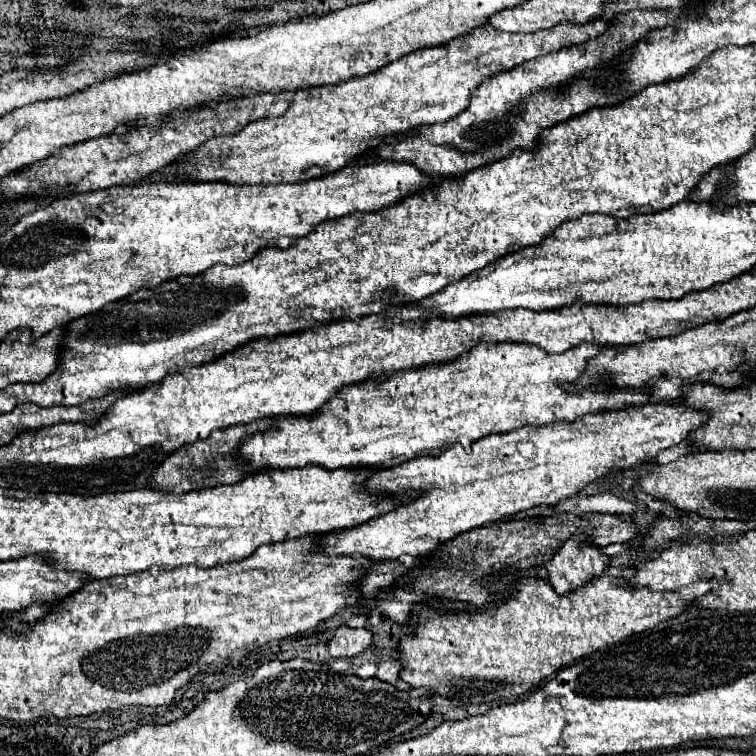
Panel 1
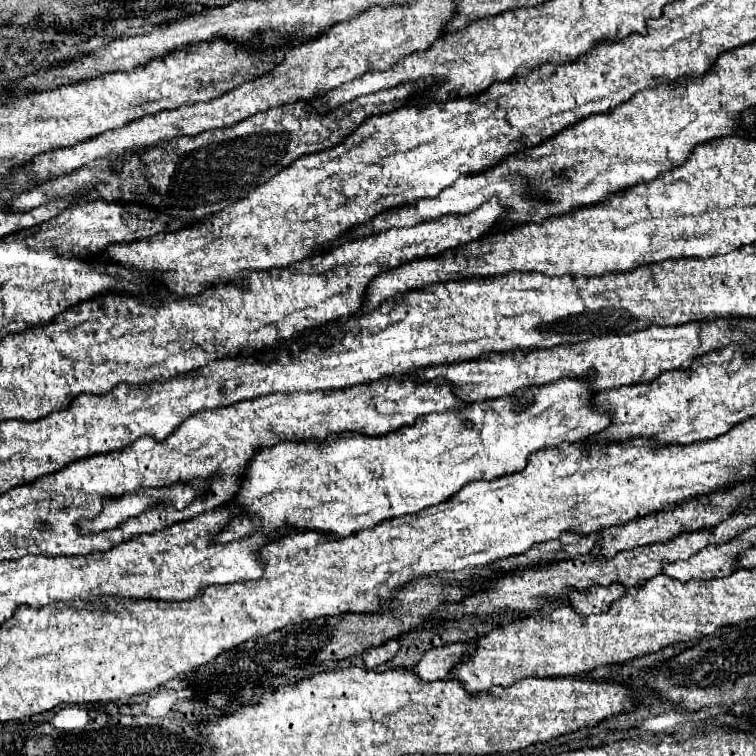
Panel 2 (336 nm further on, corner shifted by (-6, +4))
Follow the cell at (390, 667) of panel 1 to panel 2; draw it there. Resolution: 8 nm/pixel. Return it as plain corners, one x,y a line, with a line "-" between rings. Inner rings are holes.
448,644
448,646
440,646
440,648
432,648
428,650
422,660
414,666
414,672
418,674
418,678
422,678
424,682
432,682
432,680
444,680
450,676
450,670
454,668
454,664
462,658
464,652
470,652
472,644

